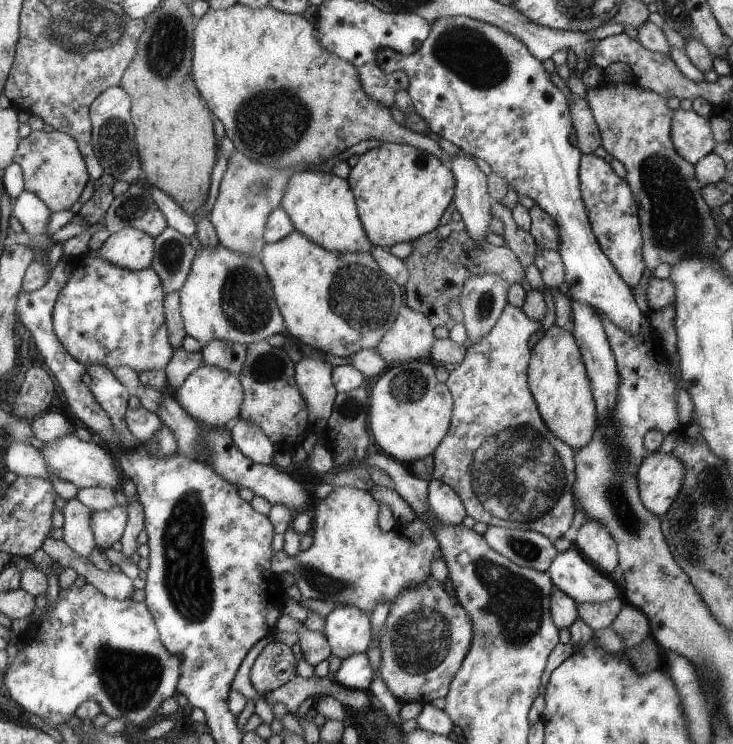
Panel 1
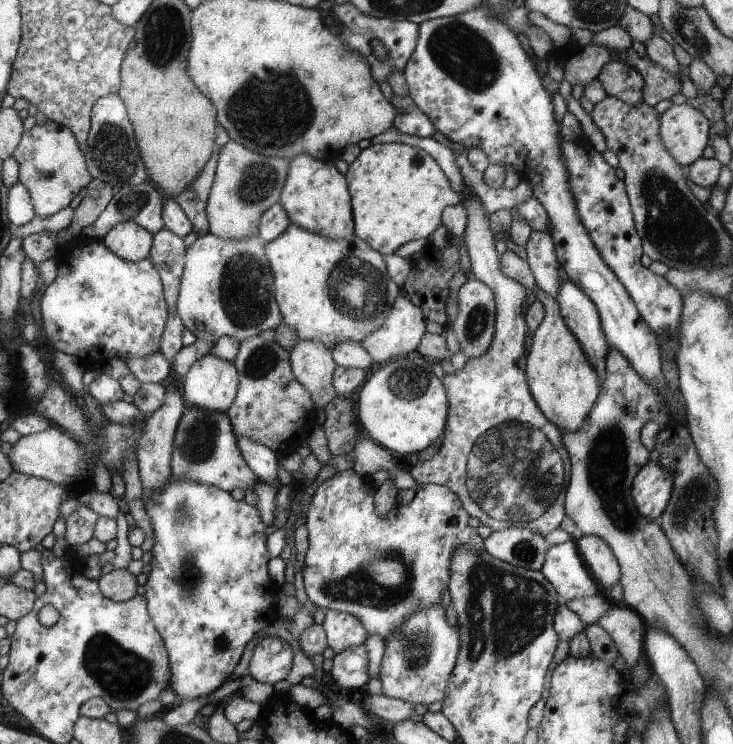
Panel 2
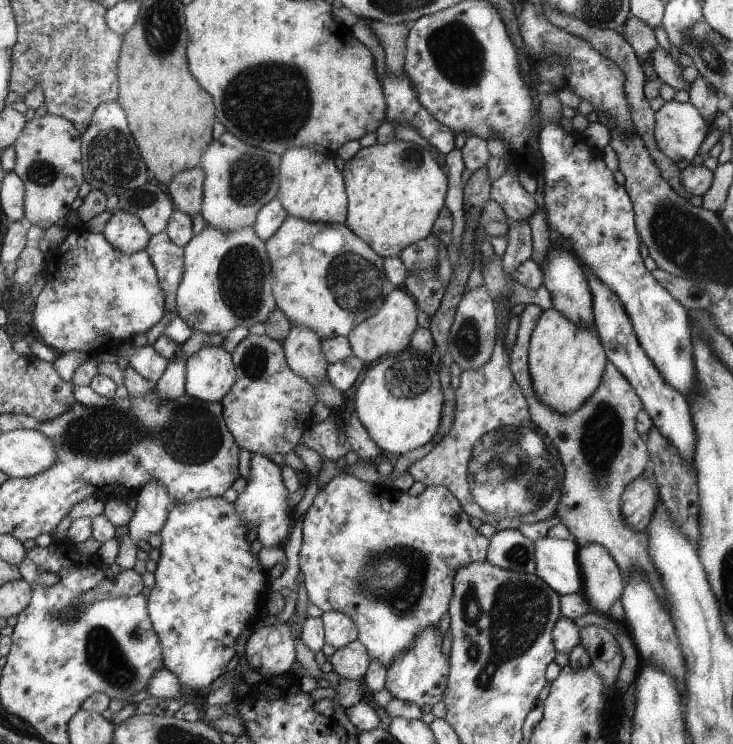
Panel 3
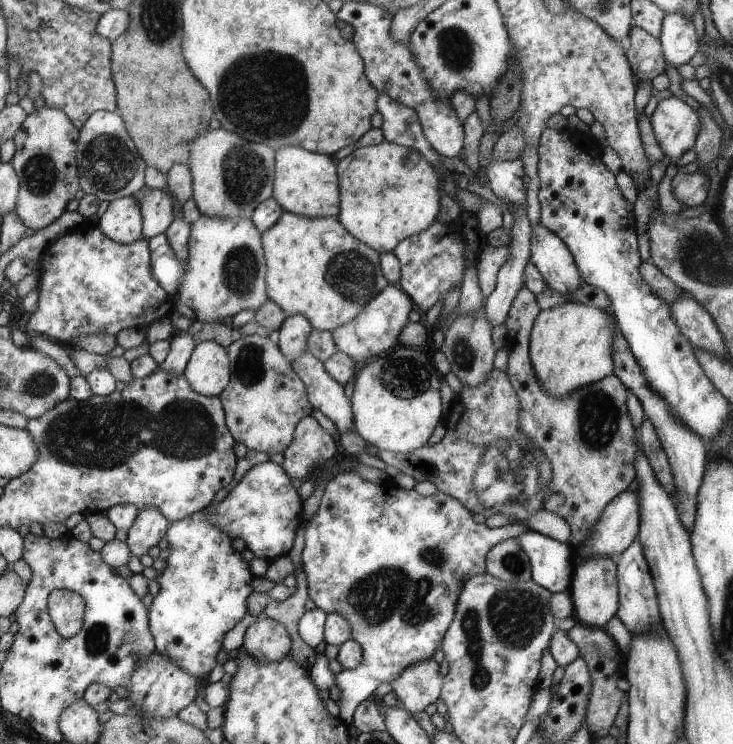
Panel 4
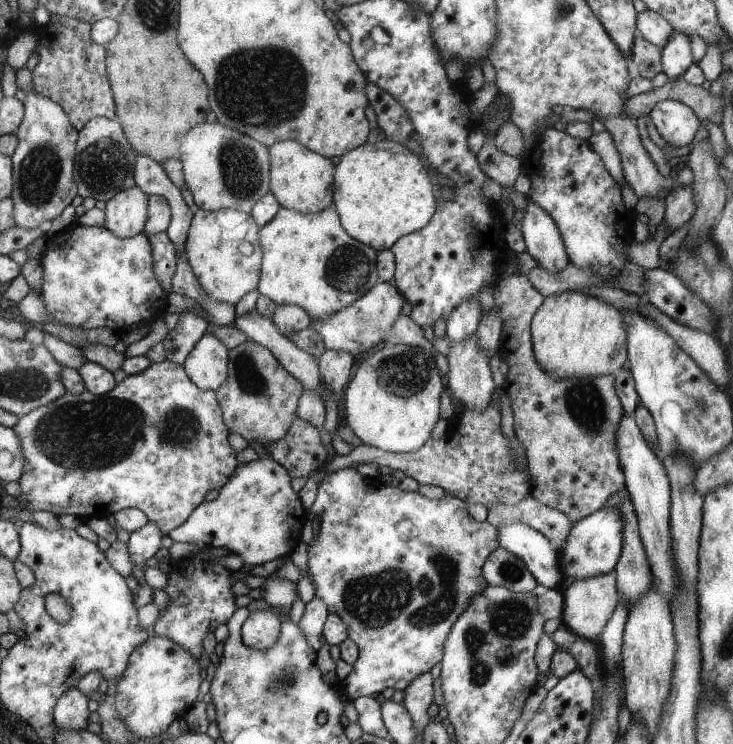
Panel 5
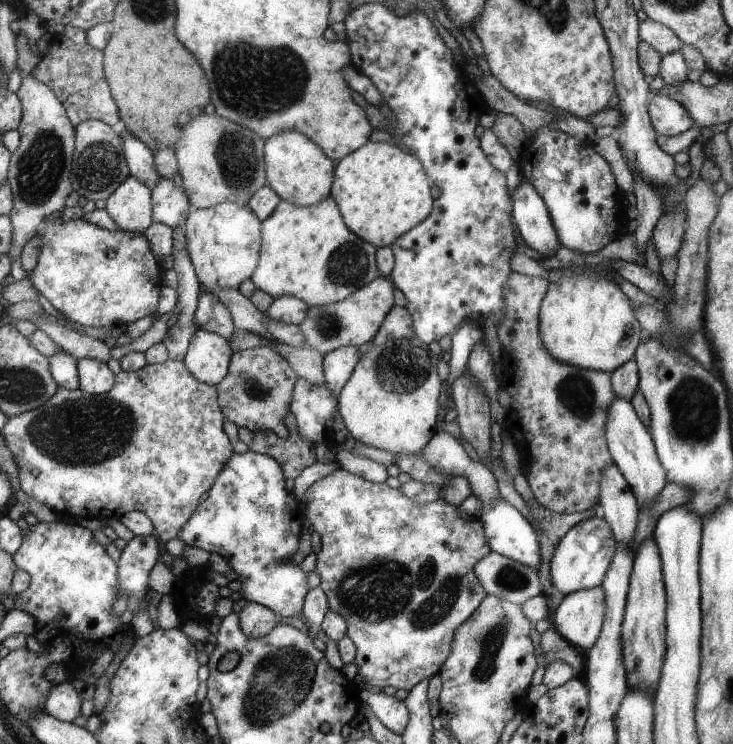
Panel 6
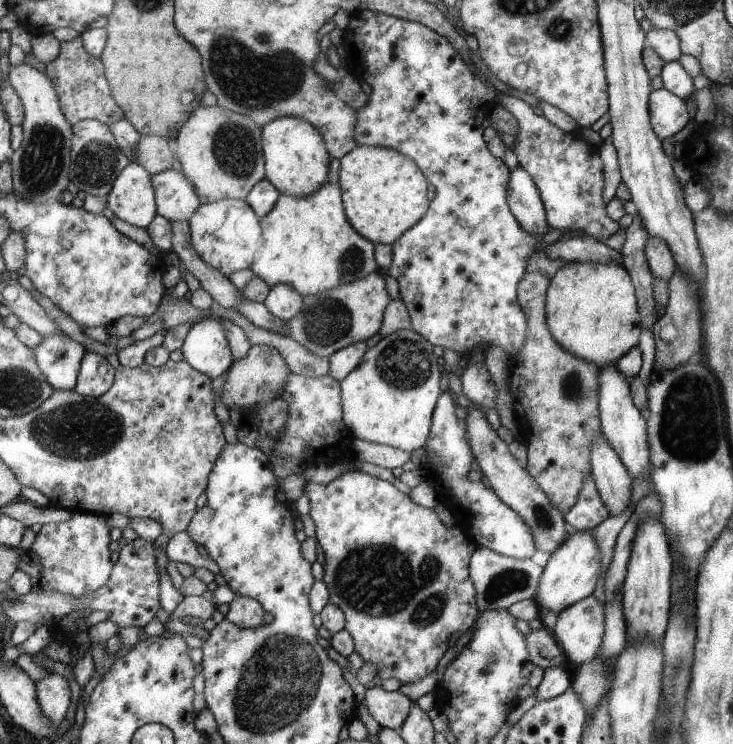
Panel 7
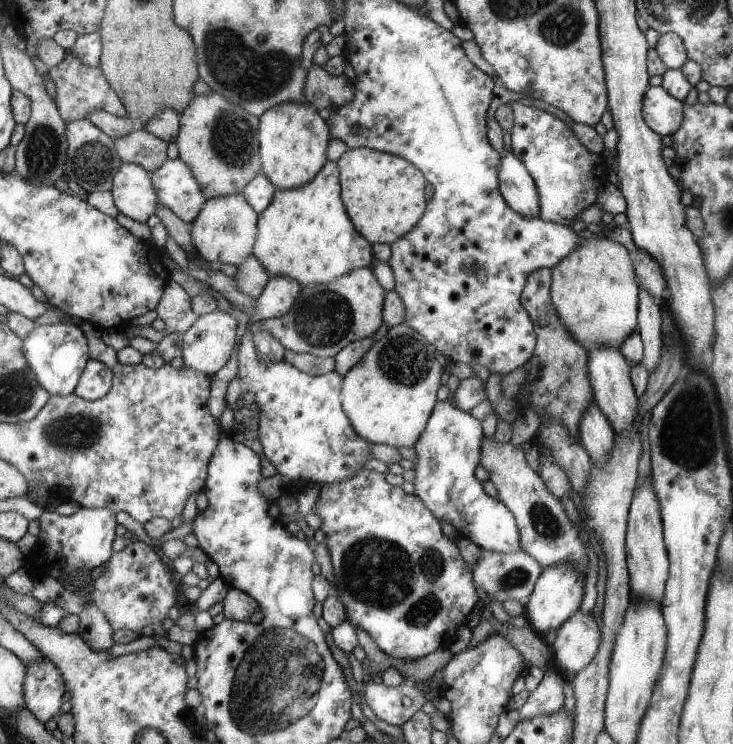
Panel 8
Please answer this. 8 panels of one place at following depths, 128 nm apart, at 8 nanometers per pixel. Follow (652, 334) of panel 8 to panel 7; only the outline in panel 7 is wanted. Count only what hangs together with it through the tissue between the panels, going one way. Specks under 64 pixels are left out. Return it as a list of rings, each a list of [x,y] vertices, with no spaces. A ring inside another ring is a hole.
[[[637,215],[632,216],[631,224],[624,231],[624,242],[618,253],[622,266],[627,270],[634,285],[641,324],[650,328],[655,320],[655,310],[653,309],[655,301],[653,300],[653,278],[645,255],[648,234]]]

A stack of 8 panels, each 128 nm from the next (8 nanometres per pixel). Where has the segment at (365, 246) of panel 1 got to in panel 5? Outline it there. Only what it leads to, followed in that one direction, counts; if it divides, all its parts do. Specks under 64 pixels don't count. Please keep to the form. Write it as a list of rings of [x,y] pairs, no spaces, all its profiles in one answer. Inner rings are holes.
[[[277,141],[268,147],[270,155],[270,193],[281,207],[300,213],[316,213],[332,206],[334,165],[327,157],[295,141]]]

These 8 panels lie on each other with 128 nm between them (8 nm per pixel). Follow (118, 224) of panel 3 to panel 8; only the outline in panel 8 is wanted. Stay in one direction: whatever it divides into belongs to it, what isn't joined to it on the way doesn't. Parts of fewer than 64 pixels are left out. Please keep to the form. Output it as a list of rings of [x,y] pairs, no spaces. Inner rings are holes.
[[[121,163],[113,175],[109,192],[115,208],[135,222],[146,222],[157,209],[157,191],[150,173],[142,166]]]

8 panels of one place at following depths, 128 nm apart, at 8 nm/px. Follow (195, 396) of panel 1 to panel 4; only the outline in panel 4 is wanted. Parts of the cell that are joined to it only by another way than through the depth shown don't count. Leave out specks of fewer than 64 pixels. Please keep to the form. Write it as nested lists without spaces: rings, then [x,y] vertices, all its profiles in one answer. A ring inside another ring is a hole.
[[[213,341],[197,343],[182,374],[196,393],[206,397],[218,396],[232,376],[232,365],[226,347]]]

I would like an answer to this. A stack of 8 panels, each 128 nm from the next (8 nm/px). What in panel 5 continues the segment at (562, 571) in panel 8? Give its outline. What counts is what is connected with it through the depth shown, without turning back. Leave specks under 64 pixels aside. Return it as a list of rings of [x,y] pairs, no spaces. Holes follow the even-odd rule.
[[[602,507],[572,524],[564,540],[563,548],[560,550],[563,571],[561,588],[564,589],[573,581],[614,570],[622,554],[622,526],[622,516],[615,507]]]

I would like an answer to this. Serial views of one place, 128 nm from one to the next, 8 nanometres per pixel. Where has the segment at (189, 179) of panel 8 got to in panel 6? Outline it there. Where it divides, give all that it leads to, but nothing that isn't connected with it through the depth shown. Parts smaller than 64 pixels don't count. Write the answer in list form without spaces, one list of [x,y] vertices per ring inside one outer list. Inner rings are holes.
[[[160,178],[151,189],[152,222],[163,223],[167,226],[181,225],[185,222],[191,210],[189,196],[173,184],[171,179]]]

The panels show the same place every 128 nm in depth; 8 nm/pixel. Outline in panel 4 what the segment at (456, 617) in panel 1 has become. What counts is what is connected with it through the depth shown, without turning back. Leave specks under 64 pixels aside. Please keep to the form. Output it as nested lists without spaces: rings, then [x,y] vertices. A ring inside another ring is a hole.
[[[432,656],[414,662],[390,682],[399,707],[409,713],[423,711],[427,704],[441,697],[443,677],[439,675],[439,663]]]

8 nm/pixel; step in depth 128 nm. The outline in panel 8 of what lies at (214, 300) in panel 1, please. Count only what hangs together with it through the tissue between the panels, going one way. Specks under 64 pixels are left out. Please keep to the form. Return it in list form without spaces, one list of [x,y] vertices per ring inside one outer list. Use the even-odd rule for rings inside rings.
[[[242,194],[206,199],[199,214],[190,223],[192,245],[207,263],[237,266],[245,261],[257,237],[258,213]]]

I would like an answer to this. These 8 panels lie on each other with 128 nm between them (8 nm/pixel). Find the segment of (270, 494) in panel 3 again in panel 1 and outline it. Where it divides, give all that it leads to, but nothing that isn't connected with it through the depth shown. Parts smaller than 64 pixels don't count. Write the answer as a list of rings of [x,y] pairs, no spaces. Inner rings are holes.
[[[237,418],[235,424],[229,428],[229,432],[234,445],[247,458],[260,465],[269,466],[271,464],[273,444],[256,424]]]

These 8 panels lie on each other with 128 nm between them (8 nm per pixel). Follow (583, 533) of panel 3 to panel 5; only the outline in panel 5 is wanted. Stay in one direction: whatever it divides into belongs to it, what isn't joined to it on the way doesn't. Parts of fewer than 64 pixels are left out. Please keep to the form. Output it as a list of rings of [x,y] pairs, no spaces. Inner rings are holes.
[[[510,273],[501,280],[492,285],[494,304],[497,305],[502,320],[497,354],[508,365],[503,389],[513,410],[515,436],[524,448],[525,462],[532,480],[530,495],[539,504],[566,514],[572,524],[575,524],[601,509],[611,494],[625,486],[617,445],[618,422],[622,420],[625,410],[614,386],[614,375],[556,379],[553,375],[546,374],[534,357],[530,335],[530,322],[545,298],[521,273]]]

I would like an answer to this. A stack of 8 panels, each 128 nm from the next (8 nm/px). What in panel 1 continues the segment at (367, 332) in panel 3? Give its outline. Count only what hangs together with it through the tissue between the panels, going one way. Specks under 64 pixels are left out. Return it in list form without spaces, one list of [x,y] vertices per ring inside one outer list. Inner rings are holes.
[[[405,305],[375,350],[387,364],[395,364],[395,360],[427,360],[435,340],[432,332],[430,319]]]

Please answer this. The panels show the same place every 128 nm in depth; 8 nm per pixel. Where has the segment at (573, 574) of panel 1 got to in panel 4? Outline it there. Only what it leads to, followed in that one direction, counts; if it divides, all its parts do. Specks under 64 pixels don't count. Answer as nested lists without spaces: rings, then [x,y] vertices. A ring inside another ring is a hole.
[[[535,531],[516,537],[530,561],[530,578],[551,593],[565,591],[571,582],[571,548]]]

